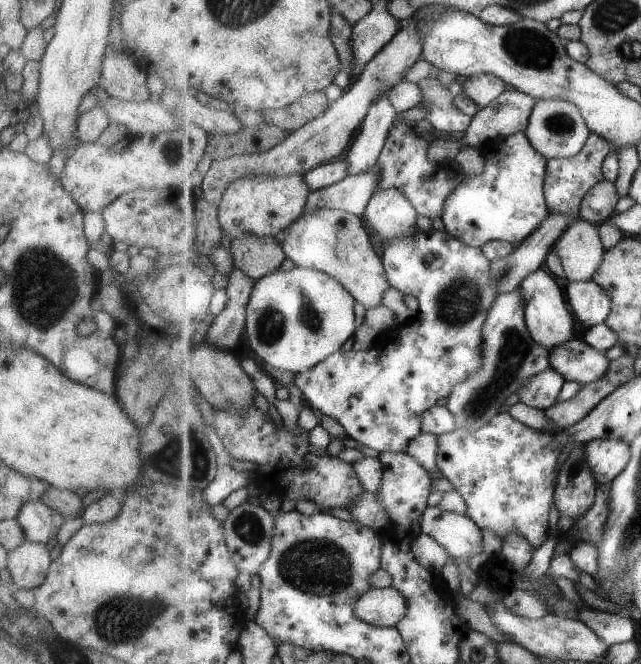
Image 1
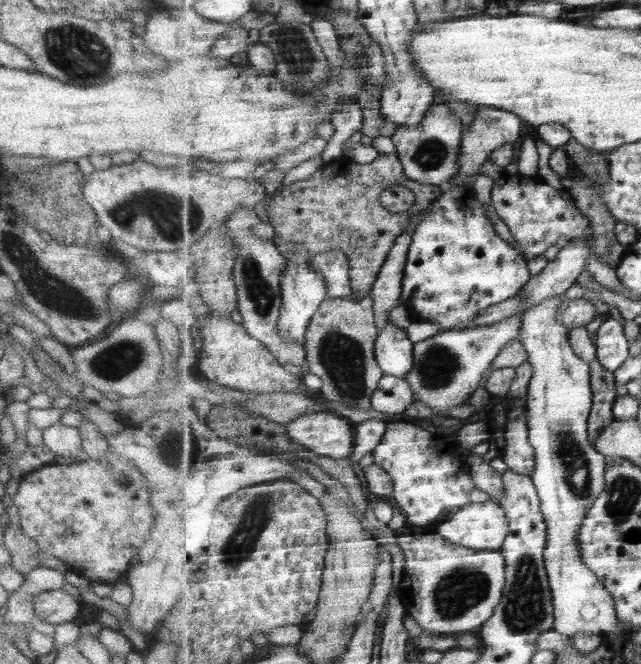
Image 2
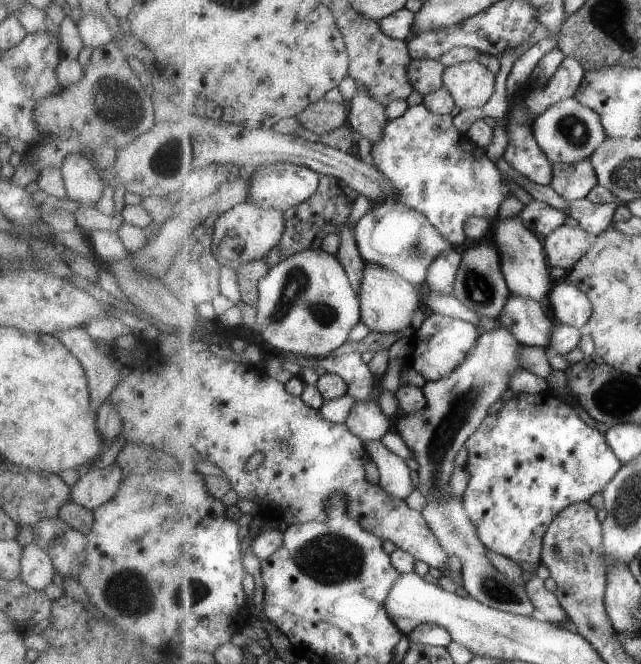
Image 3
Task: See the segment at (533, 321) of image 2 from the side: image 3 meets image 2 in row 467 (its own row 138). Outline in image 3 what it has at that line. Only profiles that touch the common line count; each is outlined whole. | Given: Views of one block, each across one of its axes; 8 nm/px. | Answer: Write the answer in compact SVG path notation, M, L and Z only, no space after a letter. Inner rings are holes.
M575 97L560 100L534 119L533 130L537 142L552 164L569 164L570 167L590 159L608 139L597 111L577 102Z

